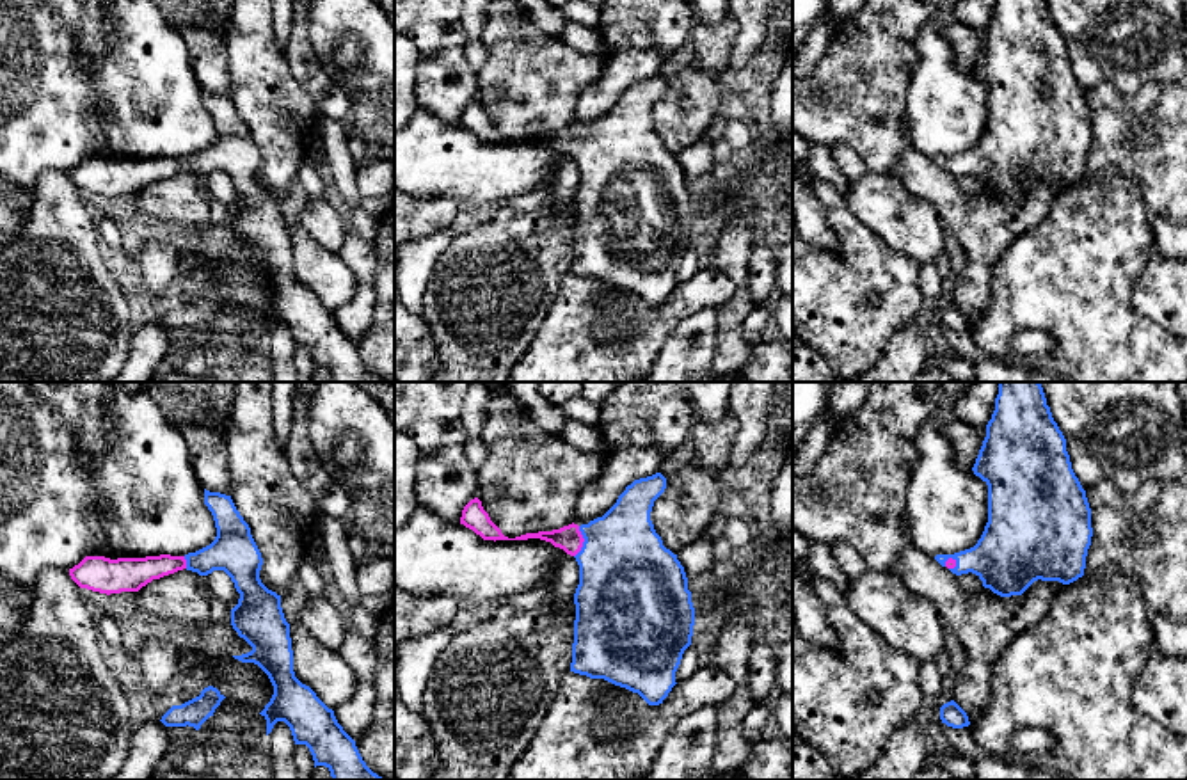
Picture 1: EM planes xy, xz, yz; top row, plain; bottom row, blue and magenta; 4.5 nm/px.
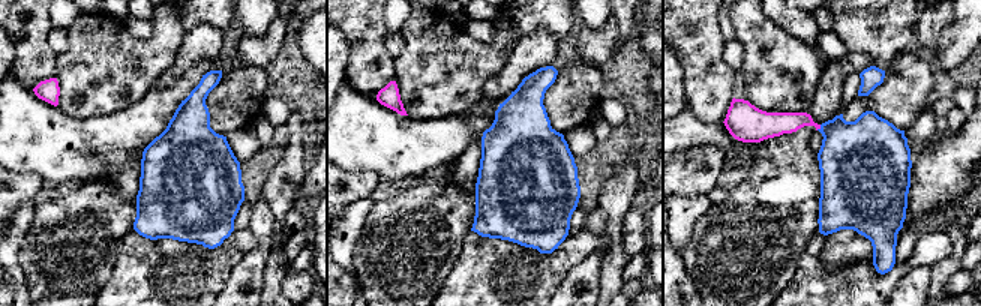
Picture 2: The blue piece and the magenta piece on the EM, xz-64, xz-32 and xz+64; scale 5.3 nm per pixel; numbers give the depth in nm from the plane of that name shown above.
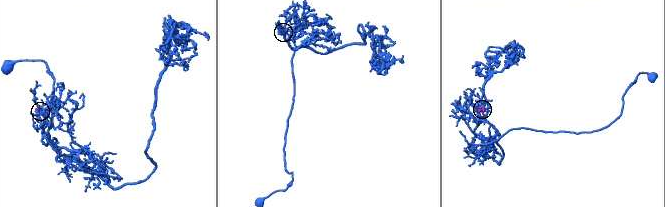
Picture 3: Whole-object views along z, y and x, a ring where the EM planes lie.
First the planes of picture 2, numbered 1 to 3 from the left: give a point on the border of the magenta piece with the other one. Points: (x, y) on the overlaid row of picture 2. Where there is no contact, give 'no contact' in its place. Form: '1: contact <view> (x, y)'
1: no contact
2: no contact
3: contact xz+64 (818, 129)

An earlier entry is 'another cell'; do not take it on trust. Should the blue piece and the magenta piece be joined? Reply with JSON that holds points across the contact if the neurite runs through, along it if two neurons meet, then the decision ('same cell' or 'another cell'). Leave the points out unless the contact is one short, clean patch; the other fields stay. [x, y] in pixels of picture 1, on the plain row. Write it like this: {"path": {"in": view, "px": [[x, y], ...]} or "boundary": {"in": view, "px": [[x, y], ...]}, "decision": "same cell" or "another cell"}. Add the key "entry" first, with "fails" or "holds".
{"entry": "fails", "path": {"in": "xz", "px": [[626, 176], [597, 148], [583, 144], [569, 141]]}, "decision": "same cell"}

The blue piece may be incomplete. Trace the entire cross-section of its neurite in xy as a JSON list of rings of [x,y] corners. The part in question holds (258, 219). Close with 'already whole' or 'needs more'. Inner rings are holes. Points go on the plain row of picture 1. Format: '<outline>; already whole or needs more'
[[[204,91],[204,107],[217,130],[210,147],[185,158],[85,158],[69,171],[71,181],[80,190],[110,197],[139,194],[153,181],[183,171],[199,178],[224,172],[240,195],[231,211],[231,227],[252,249],[251,254],[233,259],[258,267],[274,288],[270,304],[259,314],[267,322],[267,338],[277,323],[284,323],[295,346],[306,346],[315,370],[325,368],[332,382],[384,382],[366,368],[334,313],[295,279],[290,226],[281,210],[281,197],[261,185],[261,155],[231,98]]]; needs more

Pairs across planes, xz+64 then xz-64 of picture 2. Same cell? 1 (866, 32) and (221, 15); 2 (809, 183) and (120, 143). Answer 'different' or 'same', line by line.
1: same
2: different

